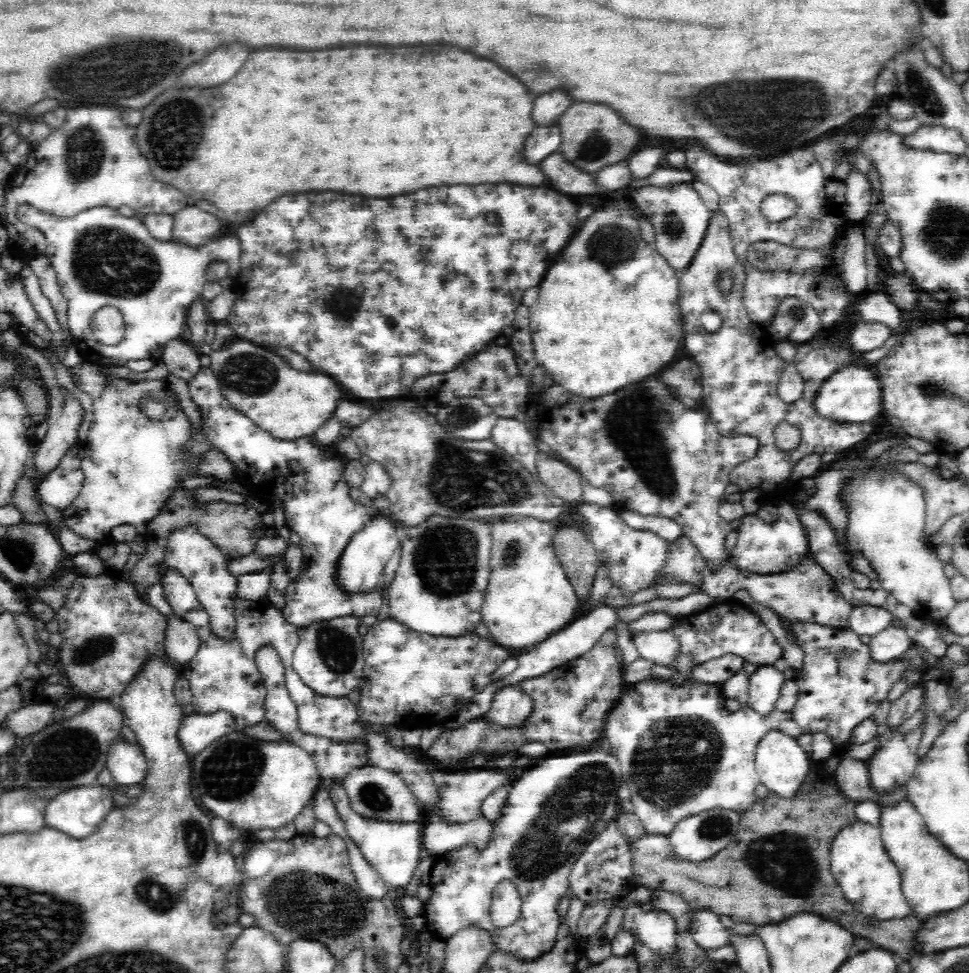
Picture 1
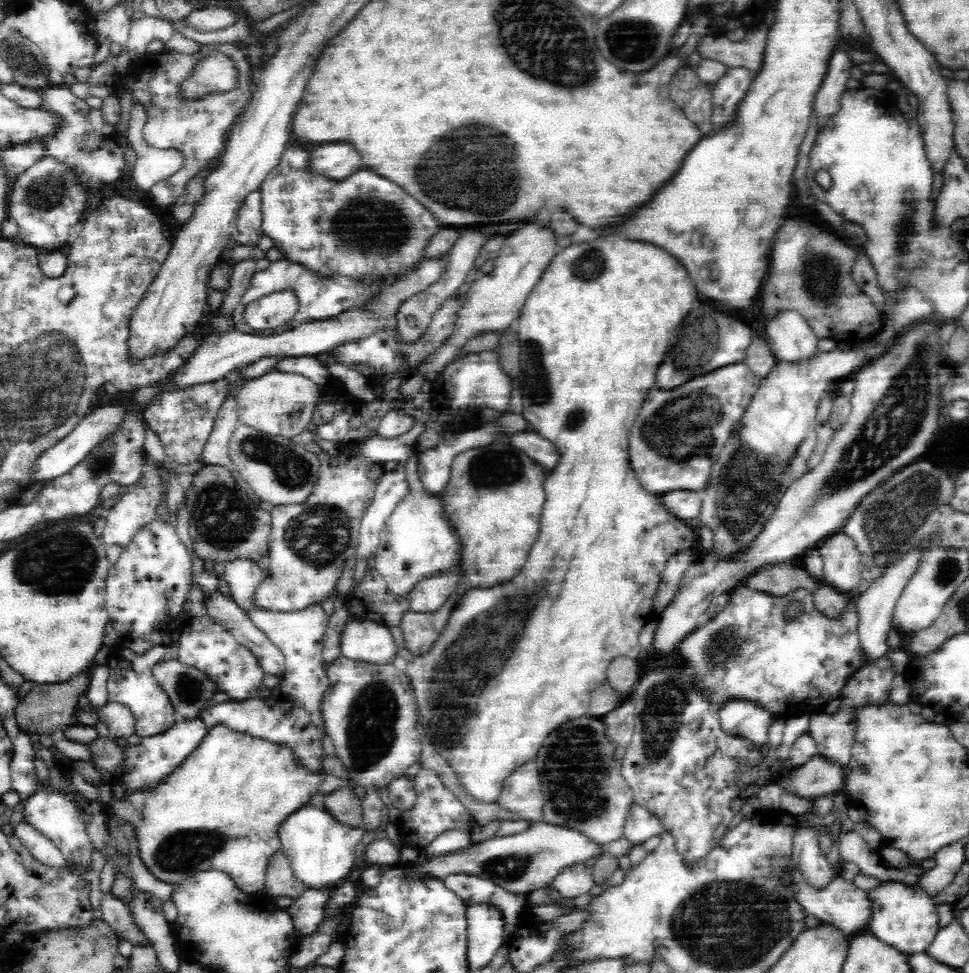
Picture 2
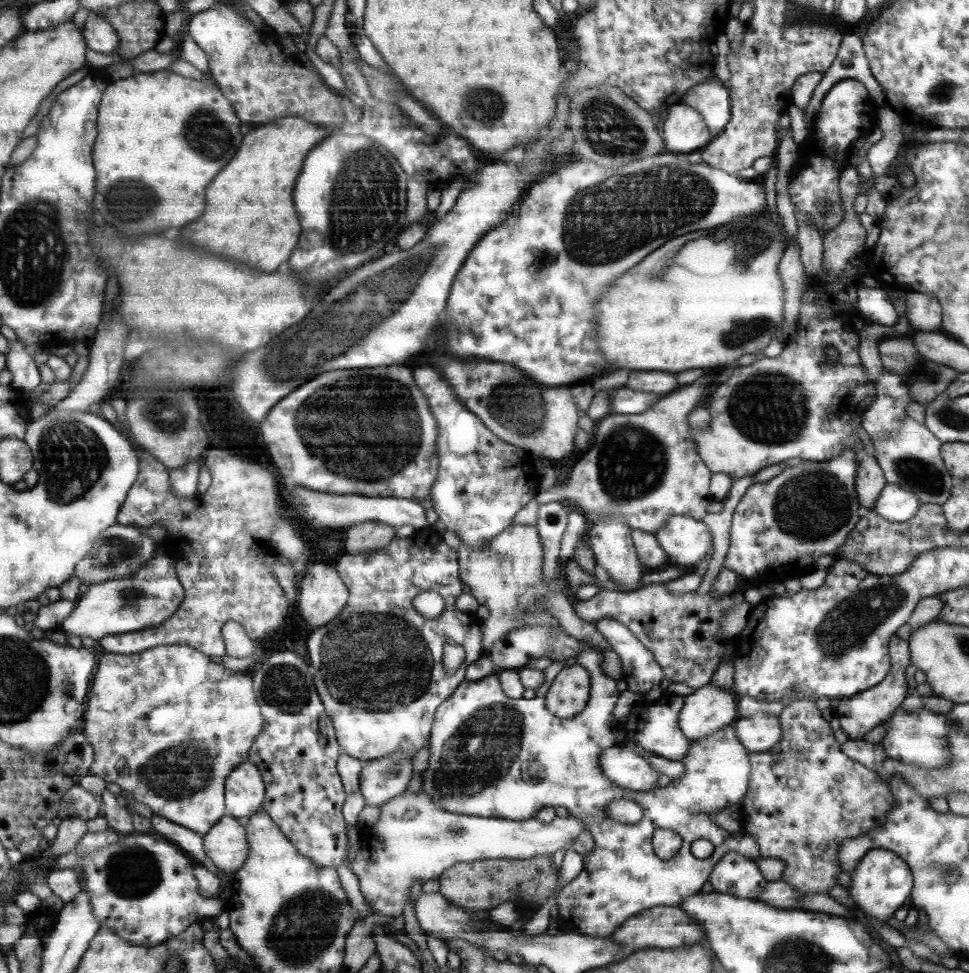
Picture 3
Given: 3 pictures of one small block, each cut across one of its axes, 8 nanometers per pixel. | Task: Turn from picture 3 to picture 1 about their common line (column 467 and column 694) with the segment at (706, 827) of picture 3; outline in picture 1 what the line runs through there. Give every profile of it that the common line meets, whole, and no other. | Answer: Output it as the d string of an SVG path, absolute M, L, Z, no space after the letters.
M655 677L634 683L622 693L605 718L604 738L610 743L610 752L620 763L622 781L631 792L633 812L644 825L646 833L669 835L679 820L716 807L740 814L748 810L758 800L756 786L761 781L755 770L755 750L762 736L778 731L797 739L803 733L791 712L780 712L774 708L764 718L750 706L745 707L743 713L732 712L726 710L724 699L718 684L690 679L688 683L674 687L666 679Z

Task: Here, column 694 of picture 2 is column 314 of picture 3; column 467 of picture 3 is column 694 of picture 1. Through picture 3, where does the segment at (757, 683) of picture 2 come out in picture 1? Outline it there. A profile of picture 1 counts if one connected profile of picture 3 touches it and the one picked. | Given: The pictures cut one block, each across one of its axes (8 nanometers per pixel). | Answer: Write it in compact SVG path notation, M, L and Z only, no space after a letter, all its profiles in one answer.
M733 598L720 602L720 606L715 605L712 610L704 611L704 614L676 618L676 622L672 626L672 633L679 643L679 648L676 650L674 660L668 665L673 673L666 681L674 687L688 683L692 670L698 664L720 658L724 654L740 655L744 660L756 665L773 665L778 658L782 657L782 647L776 642L758 615Z

